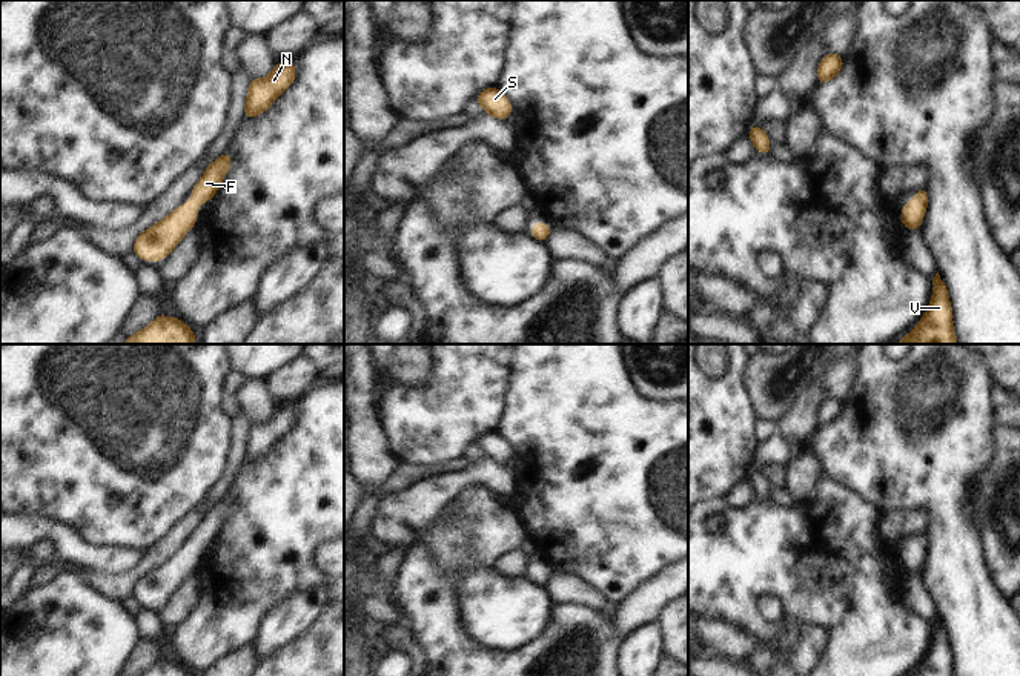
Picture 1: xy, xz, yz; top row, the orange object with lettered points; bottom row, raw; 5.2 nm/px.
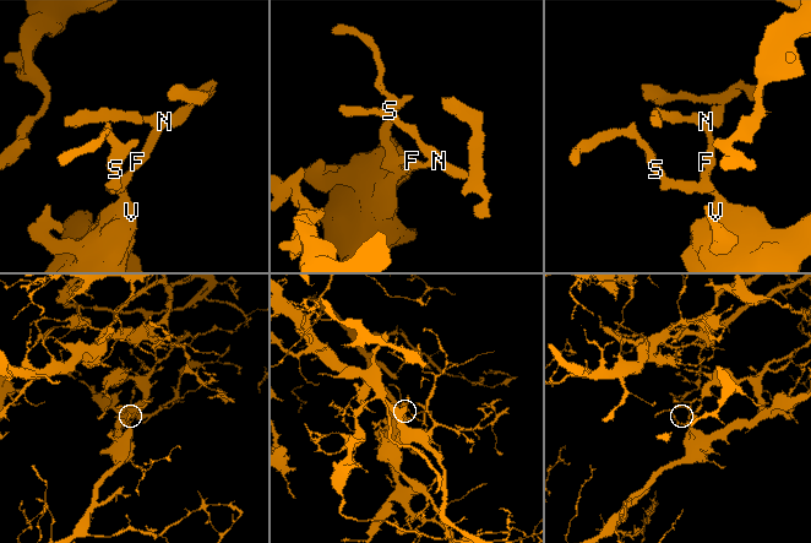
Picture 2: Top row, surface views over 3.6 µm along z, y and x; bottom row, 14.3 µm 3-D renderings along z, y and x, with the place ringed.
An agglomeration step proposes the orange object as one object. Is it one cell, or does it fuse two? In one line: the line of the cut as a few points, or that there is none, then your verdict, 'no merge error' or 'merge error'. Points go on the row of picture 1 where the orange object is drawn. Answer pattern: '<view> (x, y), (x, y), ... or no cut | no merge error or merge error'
no cut | no merge error

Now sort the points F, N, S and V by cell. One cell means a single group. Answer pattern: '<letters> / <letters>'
F N S V

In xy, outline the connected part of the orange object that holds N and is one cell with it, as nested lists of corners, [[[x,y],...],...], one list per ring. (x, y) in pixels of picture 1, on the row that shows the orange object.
[[[278,61],[266,78],[250,78],[244,118],[255,118],[267,111],[273,100],[295,81],[295,74],[293,61]]]

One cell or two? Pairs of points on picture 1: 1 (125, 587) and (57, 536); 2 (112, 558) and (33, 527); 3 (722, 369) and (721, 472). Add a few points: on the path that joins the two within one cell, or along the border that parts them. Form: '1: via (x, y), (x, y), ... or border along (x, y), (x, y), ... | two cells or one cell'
1: border along (140, 556), (132, 567), (115, 573), (82, 572) | two cells
2: via (92, 558), (79, 553), (52, 530) | one cell
3: via (721, 395), (721, 446) | one cell

